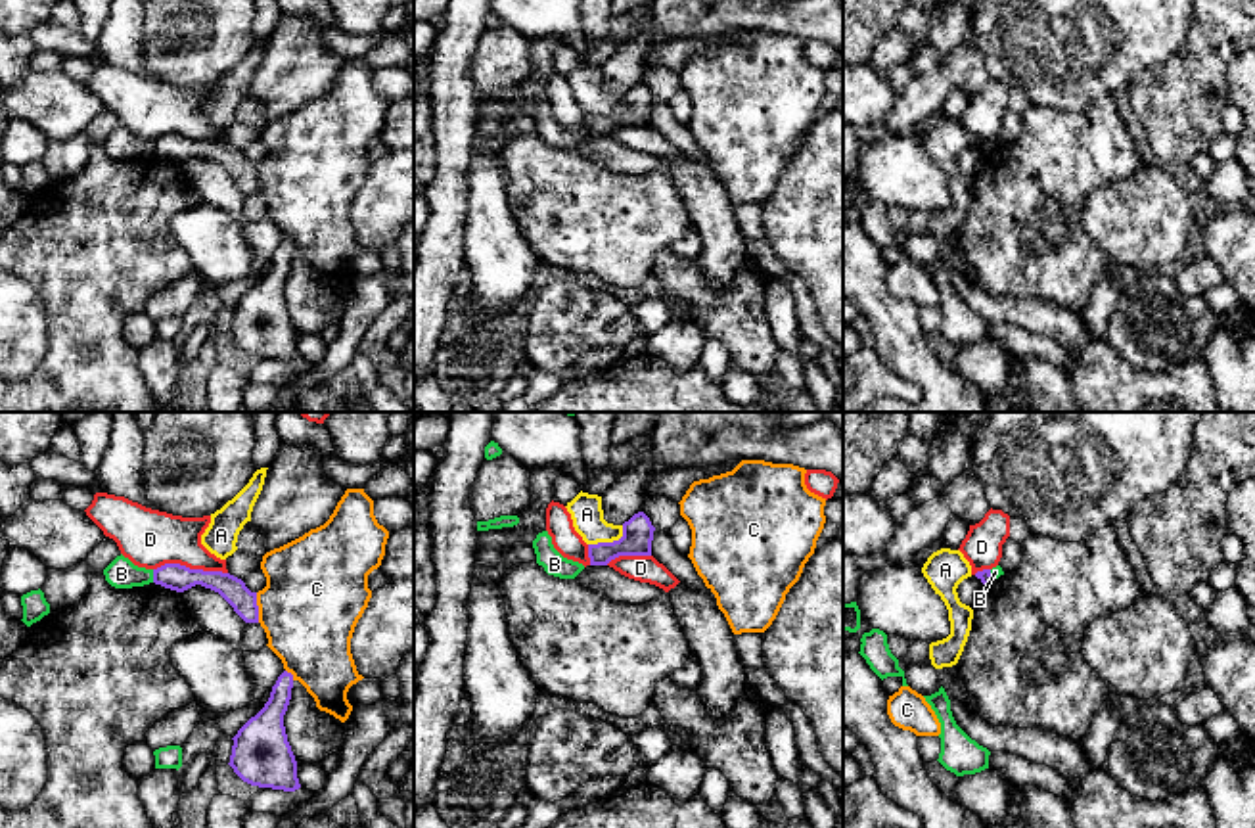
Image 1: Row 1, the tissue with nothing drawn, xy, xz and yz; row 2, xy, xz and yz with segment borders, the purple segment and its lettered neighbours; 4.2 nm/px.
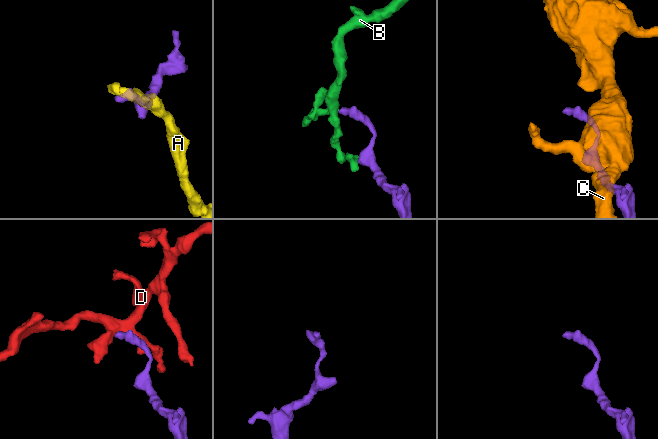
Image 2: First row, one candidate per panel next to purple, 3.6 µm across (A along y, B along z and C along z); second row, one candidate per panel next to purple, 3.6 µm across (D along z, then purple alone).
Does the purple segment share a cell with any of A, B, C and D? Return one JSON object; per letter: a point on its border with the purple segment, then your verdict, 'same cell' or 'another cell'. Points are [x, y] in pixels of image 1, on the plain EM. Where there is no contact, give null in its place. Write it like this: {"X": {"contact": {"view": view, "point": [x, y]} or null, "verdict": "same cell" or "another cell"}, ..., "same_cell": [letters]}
{"A": {"contact": {"view": "xz", "point": [610, 114]}, "verdict": "another cell"}, "B": {"contact": {"view": "xy", "point": [154, 146]}, "verdict": "another cell"}, "C": {"contact": {"view": "xy", "point": [257, 179]}, "verdict": "another cell"}, "D": {"contact": {"view": "xy", "point": [188, 138]}, "verdict": "another cell"}, "same_cell": []}

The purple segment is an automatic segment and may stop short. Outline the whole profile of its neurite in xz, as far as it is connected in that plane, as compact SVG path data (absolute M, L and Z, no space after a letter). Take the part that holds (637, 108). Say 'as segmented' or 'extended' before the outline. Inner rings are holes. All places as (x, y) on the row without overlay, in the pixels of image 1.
as segmented | M644 82L623 94L623 107L613 113L588 115L590 136L607 136L619 126L651 126L655 98Z

